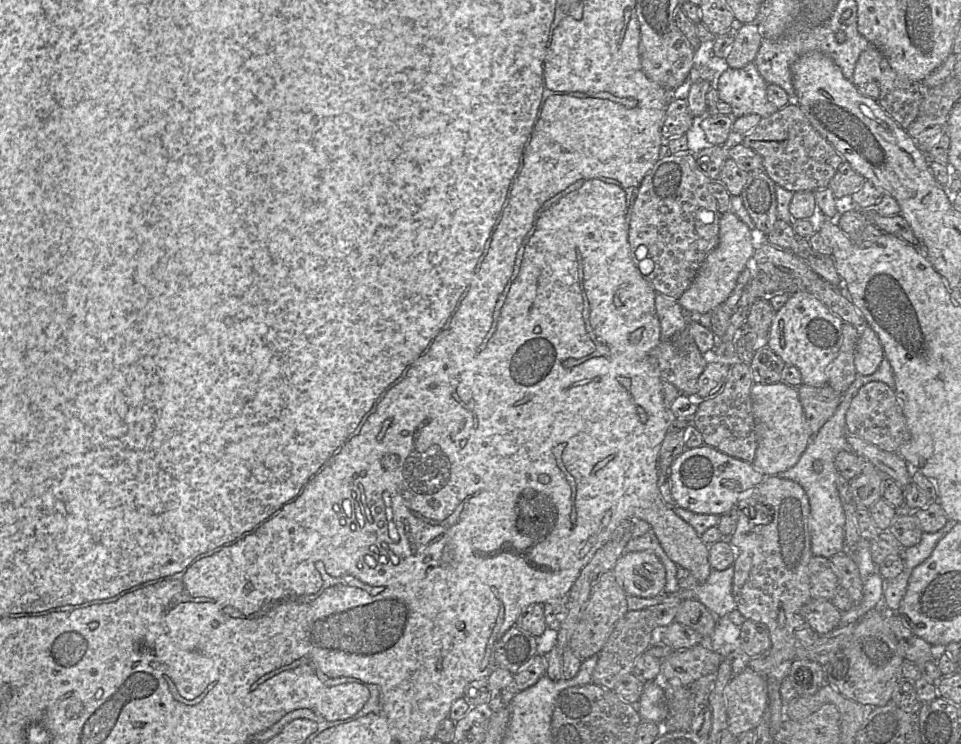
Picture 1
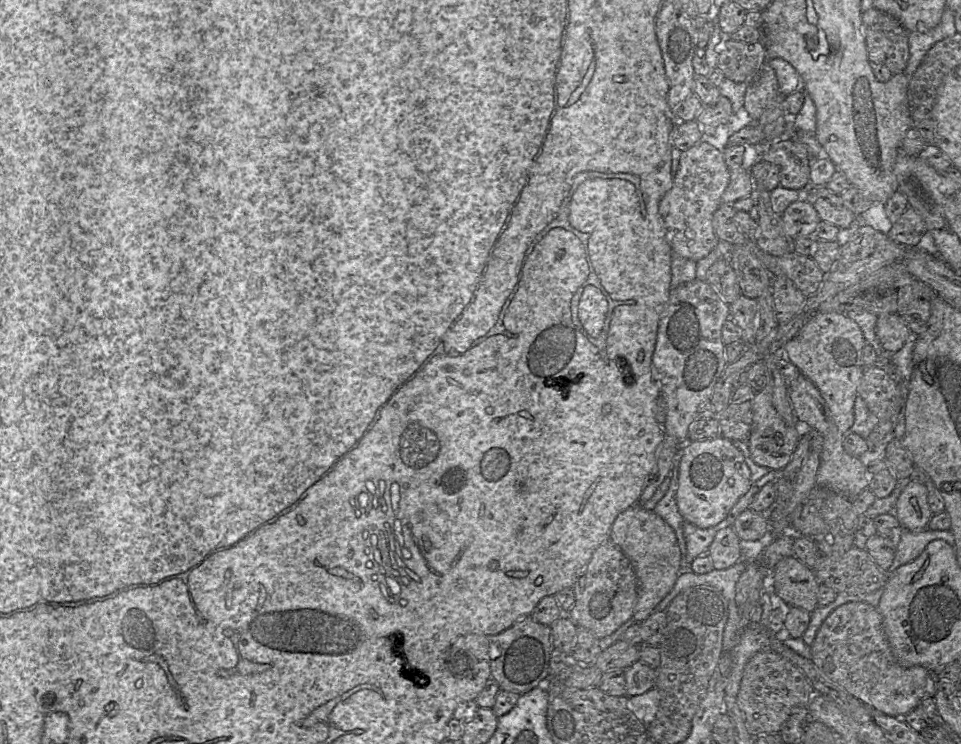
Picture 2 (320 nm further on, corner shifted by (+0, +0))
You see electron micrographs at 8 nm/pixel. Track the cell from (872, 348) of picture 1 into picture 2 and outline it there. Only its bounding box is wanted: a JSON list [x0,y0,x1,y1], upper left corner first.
[875,314,913,355]

